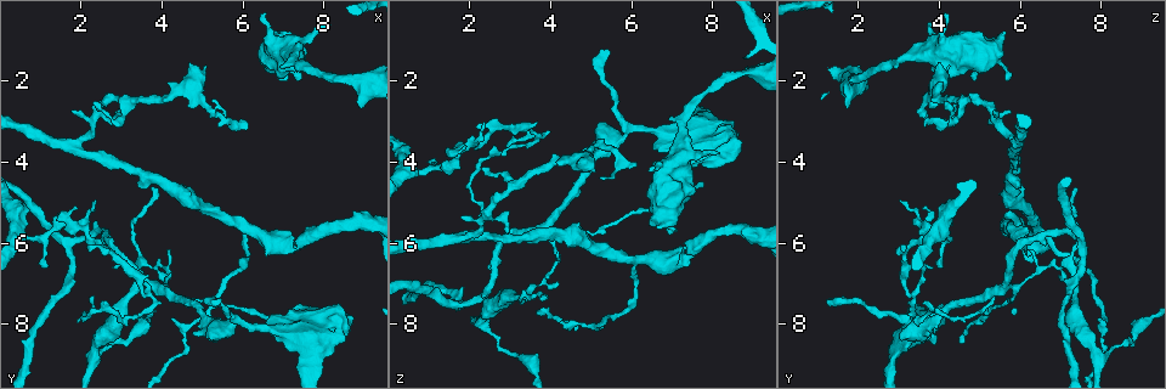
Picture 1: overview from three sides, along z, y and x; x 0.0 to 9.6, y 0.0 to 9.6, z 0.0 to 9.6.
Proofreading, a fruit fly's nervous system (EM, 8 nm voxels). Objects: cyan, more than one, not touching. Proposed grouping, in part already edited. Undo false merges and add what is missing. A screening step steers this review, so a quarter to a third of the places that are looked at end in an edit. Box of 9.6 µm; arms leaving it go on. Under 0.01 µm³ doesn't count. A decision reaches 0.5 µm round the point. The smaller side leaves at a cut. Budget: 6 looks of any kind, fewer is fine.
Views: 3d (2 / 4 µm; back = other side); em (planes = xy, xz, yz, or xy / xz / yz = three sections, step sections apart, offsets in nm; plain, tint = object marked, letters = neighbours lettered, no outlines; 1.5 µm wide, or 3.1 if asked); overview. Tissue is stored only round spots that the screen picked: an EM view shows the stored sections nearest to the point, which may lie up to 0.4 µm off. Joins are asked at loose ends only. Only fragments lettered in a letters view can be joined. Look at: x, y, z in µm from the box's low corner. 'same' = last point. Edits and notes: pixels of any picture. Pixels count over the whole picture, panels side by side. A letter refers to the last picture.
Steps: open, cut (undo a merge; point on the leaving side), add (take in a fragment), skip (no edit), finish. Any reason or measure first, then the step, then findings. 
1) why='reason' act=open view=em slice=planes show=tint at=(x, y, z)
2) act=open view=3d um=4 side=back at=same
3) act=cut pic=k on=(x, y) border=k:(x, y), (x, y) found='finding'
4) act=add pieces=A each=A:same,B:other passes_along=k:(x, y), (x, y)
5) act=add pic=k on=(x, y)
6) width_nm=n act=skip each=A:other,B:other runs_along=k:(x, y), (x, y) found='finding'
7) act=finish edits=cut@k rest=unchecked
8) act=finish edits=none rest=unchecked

why='stops while still wide' act=open view=3d um=4 at=(6.50, 1.30, 5.50)

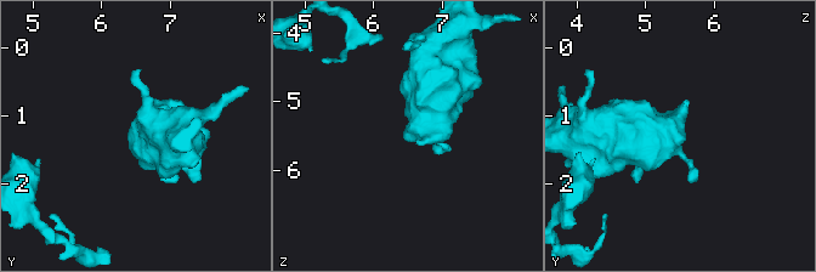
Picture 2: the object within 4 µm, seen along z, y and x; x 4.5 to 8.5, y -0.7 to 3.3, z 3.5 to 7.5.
act=open view=em slice=xy step=4 show=tint at=(6.45, 1.35, 5.55)

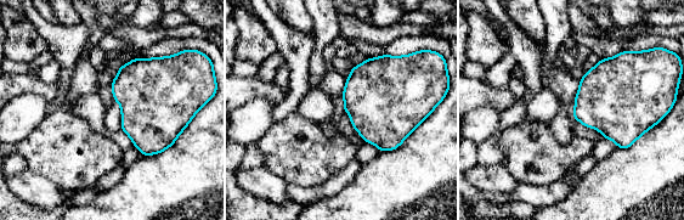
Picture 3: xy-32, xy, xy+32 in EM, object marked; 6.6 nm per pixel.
act=open view=em slice=planes show=letters at=same

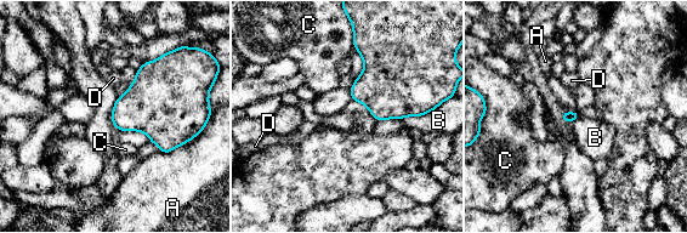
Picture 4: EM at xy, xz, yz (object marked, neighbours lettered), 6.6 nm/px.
act=skip each=A:other,B:other,C:other,D:other found='none of them fits'

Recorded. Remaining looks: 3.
why='side arm on a straight run' act=open view=3d um=4 at=(2.00, 3.65, 5.85)

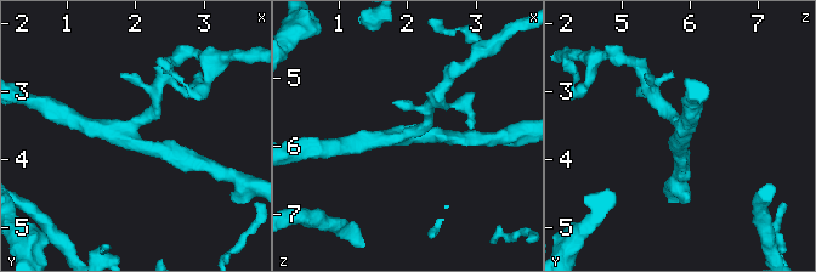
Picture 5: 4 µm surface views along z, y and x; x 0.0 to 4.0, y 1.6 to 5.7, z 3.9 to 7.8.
arms=3 arm_widths_nm=190,200,280 why='need the tissue' act=open view=em slice=yz step=8 show=letters at=(1.95, 3.70, 5.85)

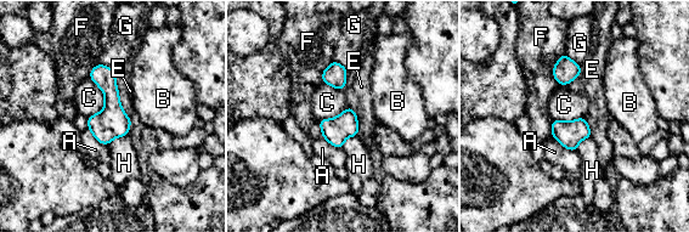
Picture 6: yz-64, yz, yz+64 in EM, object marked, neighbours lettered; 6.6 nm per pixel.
act=skip each=A:other,B:other,C:other,E:other,F:other,G:other,H:other border=6:(89, 78), (103, 107), (88, 118) found='continuous, no second neuron'

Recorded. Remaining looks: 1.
why='four or more arms meet' act=open view=em slice=planes show=letters at=(3.90, 7.05, 5.60)

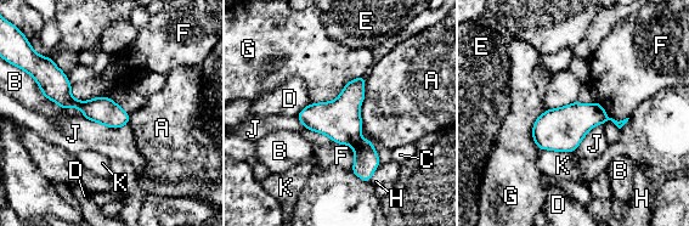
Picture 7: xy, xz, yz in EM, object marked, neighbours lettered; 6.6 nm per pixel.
act=cut pic=7 on=(366, 158) each=A:other,B:other,C:other,D:other,E:other,F:other,G:other,H:other,J:other,K:other found='a second neuron is stuck on'

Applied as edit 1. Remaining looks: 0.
act=finish edits=cut@7 rest=unchecked

